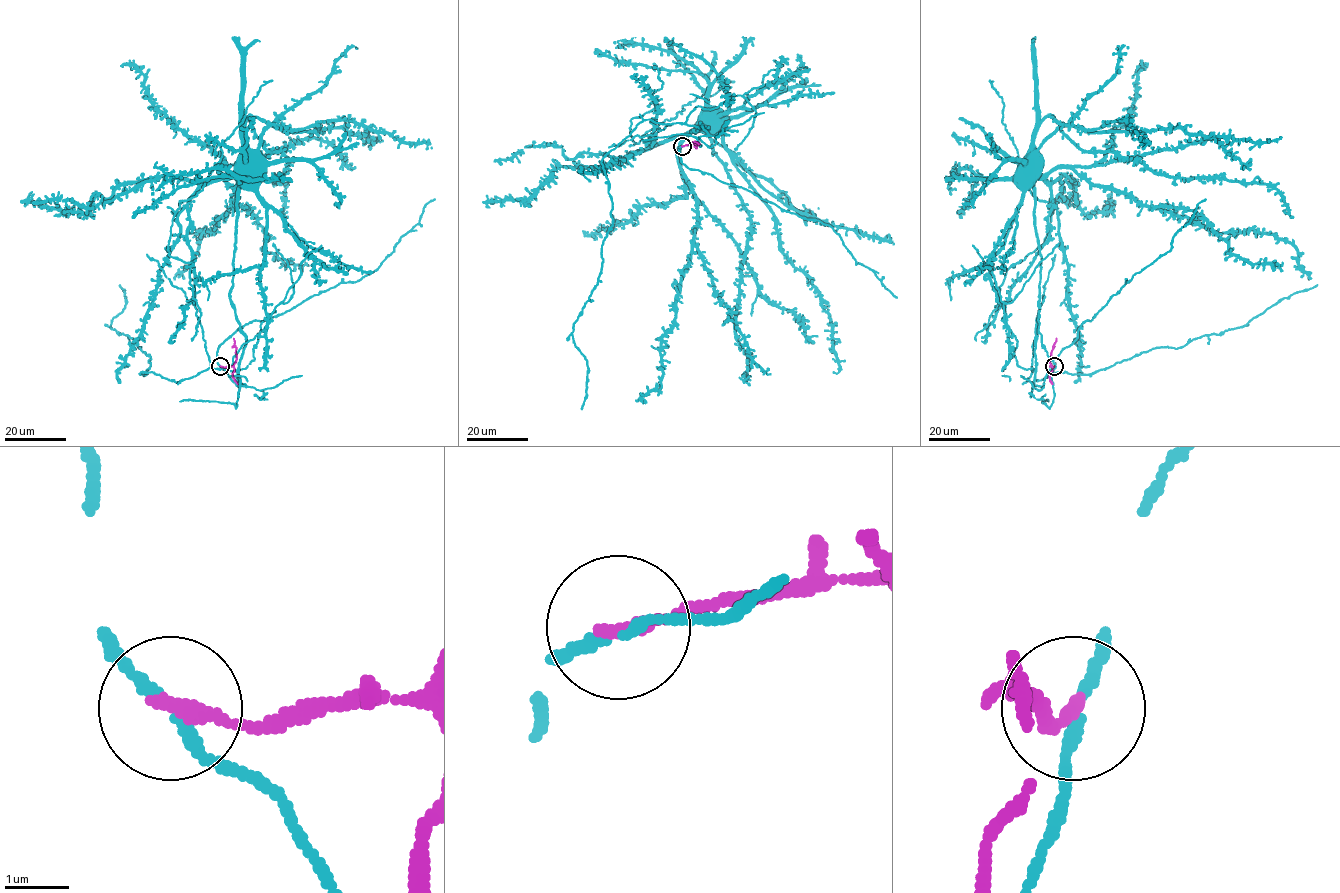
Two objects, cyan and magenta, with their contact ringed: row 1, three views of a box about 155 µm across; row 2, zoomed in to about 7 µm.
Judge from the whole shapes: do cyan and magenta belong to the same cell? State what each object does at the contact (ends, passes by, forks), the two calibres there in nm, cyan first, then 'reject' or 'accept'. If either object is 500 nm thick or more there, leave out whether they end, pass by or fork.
cyan passes by; magenta ends; calibres 150 and 240 nm; reject

